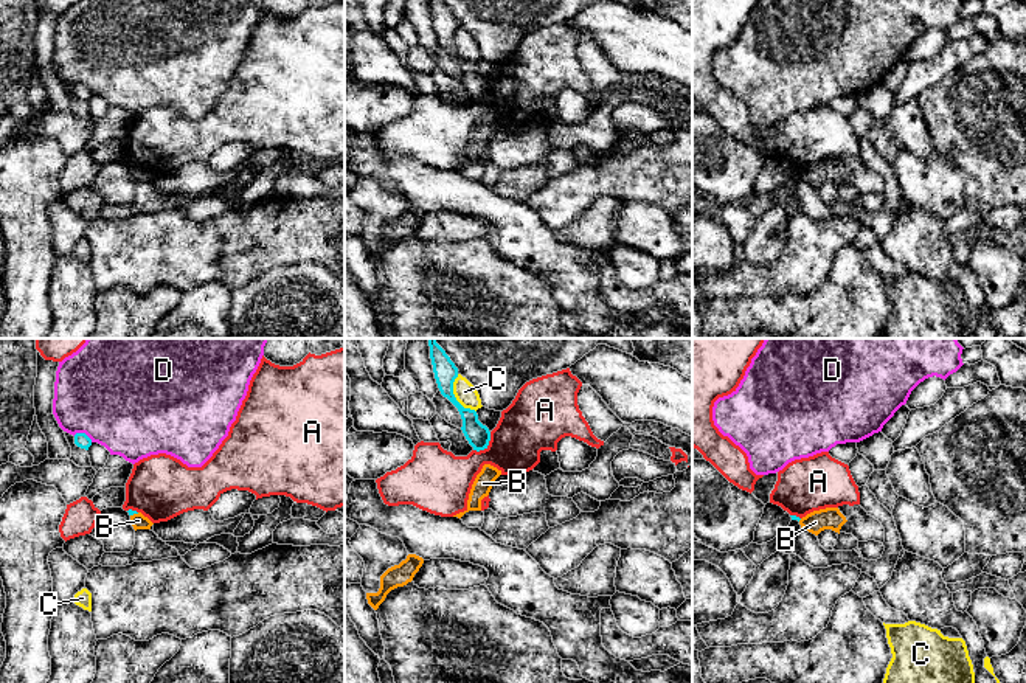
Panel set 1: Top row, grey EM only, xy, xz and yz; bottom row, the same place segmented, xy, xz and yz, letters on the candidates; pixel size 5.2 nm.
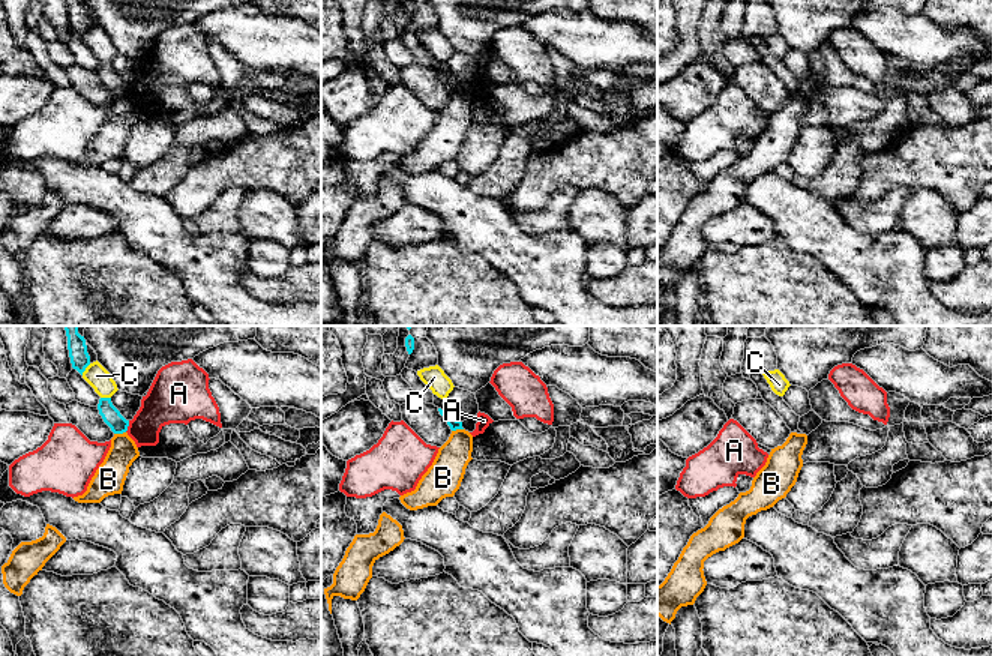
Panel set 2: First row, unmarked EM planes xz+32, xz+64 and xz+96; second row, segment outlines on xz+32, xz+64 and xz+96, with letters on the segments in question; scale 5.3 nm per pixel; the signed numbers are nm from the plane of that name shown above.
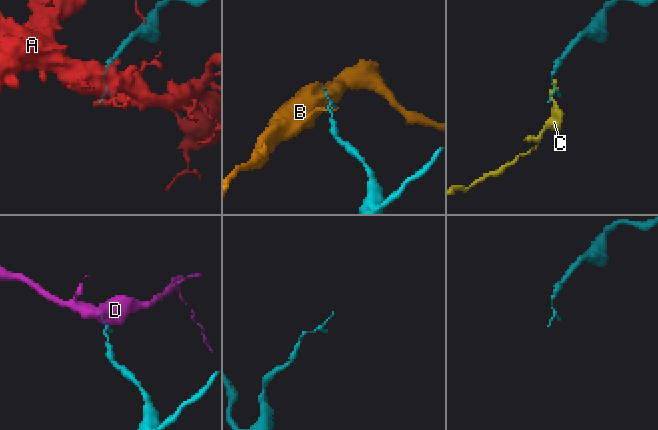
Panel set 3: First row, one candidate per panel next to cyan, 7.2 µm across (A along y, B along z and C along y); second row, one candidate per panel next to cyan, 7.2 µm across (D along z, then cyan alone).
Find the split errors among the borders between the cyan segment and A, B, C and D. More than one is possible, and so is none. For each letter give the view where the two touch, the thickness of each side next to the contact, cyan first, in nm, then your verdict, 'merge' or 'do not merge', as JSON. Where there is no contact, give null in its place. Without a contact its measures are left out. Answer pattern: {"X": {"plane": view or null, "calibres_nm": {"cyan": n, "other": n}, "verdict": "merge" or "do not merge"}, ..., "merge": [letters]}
{"A": {"plane": "xz", "calibres_nm": {"cyan": 120, "other": 300}, "verdict": "do not merge"}, "B": {"plane": "xy", "calibres_nm": {"cyan": 30, "other": 80}, "verdict": "do not merge"}, "C": {"plane": "xz", "calibres_nm": {"cyan": 120, "other": 110}, "verdict": "do not merge"}, "D": {"plane": "xy", "calibres_nm": {"cyan": 80, "other": 480}, "verdict": "do not merge"}, "merge": []}

